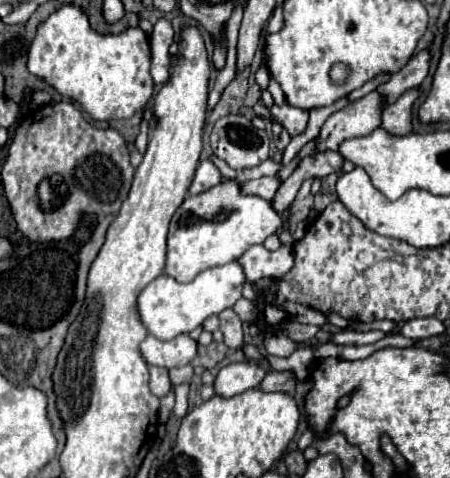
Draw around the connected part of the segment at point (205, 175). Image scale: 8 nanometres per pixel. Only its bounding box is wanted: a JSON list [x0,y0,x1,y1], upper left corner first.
[189,161,223,195]

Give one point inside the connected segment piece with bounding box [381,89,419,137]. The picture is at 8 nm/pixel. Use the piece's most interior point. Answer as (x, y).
(396, 119)

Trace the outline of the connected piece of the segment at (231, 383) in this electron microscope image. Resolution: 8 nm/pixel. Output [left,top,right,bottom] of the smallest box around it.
[215,361,267,399]

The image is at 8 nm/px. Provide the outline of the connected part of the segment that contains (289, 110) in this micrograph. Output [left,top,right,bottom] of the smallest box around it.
[271,104,309,137]

